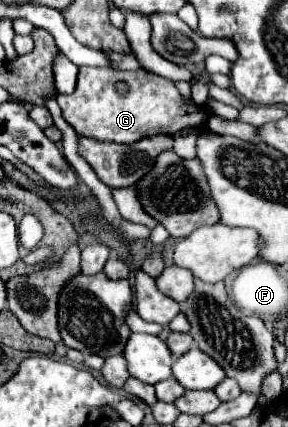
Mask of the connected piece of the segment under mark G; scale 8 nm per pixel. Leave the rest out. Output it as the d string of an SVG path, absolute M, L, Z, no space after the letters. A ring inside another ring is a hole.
M82 66L78 72L76 90L70 96L58 98L64 120L80 134L94 138L98 142L116 142L116 144L134 144L142 138L154 134L174 136L184 128L202 128L208 122L206 106L196 104L194 100L184 100L176 90L174 82L150 74L144 68L140 70L112 70L112 68L96 68ZM124 80L130 86L126 96L118 96L116 82Z

